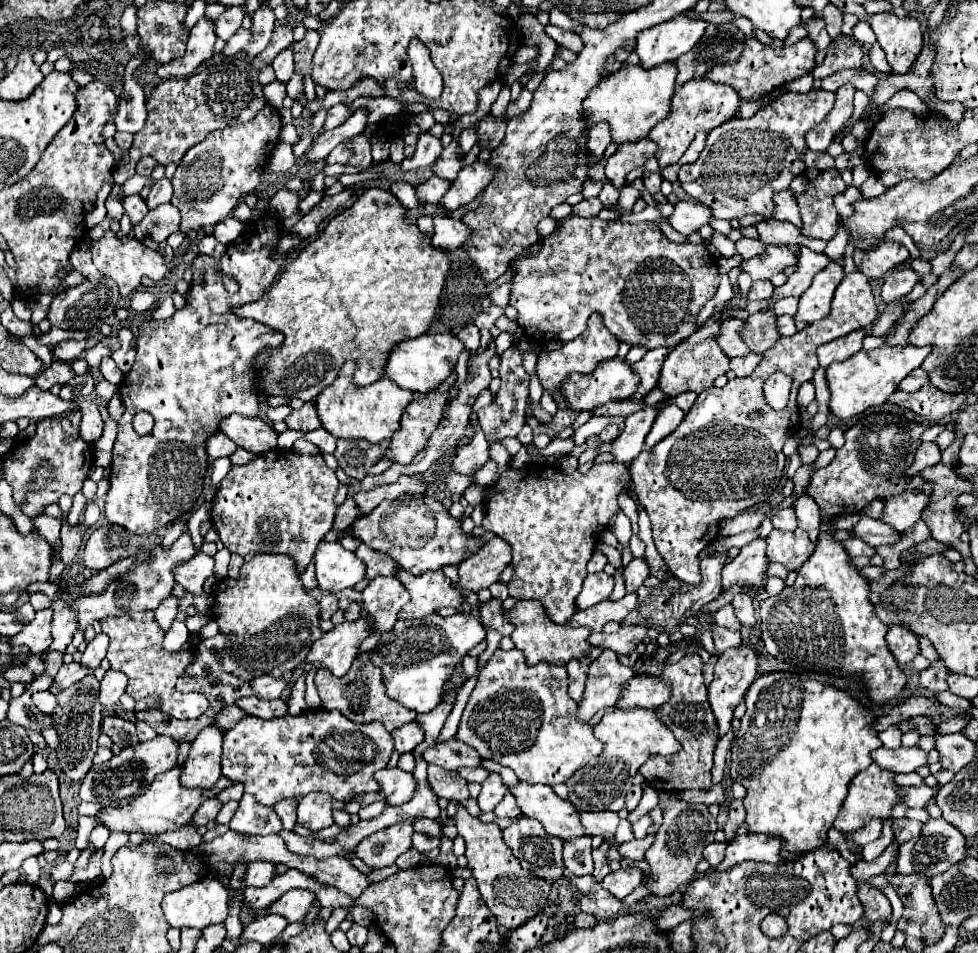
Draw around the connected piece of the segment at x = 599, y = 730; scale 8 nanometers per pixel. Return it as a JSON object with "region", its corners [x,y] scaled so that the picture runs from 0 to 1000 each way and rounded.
{"region":[[[626,744],[607,763],[607,771],[618,780],[618,788],[607,803],[599,803],[593,811],[579,820],[583,843],[599,851],[634,851],[640,847],[640,830],[654,803],[667,792],[689,792],[697,786],[689,769],[673,752],[671,744]]]}

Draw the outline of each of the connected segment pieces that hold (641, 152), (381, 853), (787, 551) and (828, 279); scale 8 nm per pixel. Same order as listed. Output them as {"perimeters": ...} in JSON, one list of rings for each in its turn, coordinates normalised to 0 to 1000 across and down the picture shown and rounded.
{"perimeters":[[[[658,144],[648,150],[636,150],[632,158],[626,165],[622,165],[620,186],[630,196],[638,196],[638,186],[650,175],[656,175],[663,169],[663,165],[669,165],[671,156],[673,152],[665,144]]],[[[407,864],[391,870],[366,885],[364,899],[380,912],[399,910],[413,893],[419,891],[421,874],[421,864]]],[[[791,555],[785,561],[783,582],[789,591],[800,591],[806,599],[814,599],[824,591],[832,580],[832,570],[826,566],[826,559],[820,555],[798,557]]],[[[851,274],[845,282],[840,282],[832,291],[830,299],[818,310],[818,320],[812,335],[822,339],[832,339],[847,333],[853,303],[859,299],[861,291],[863,291],[863,282],[855,274]]]]}

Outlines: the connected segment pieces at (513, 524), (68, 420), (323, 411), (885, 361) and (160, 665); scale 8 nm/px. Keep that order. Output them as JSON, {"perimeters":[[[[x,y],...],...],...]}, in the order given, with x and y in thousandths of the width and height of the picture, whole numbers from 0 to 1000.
{"perimeters":[[[[509,463],[501,467],[501,480],[509,486],[511,503],[495,515],[497,540],[493,551],[497,557],[503,557],[524,572],[526,605],[519,612],[521,624],[528,629],[550,629],[558,637],[562,650],[569,654],[581,654],[591,641],[589,626],[595,618],[595,610],[599,608],[599,591],[607,580],[605,574],[613,568],[613,561],[620,555],[622,547],[634,536],[632,519],[640,517],[644,492],[638,486],[611,486],[605,488],[599,498],[593,498],[591,494],[579,498],[569,490],[542,486],[534,494],[526,494],[519,492],[524,480]]],[[[72,431],[59,440],[43,440],[33,461],[20,463],[12,473],[4,477],[4,503],[12,509],[14,526],[20,530],[25,540],[41,540],[45,530],[59,528],[65,517],[78,519],[84,513],[84,507],[96,486],[96,477],[94,467],[82,459],[80,446],[80,431]]],[[[354,379],[344,400],[321,419],[321,423],[325,425],[329,448],[335,450],[342,459],[352,459],[352,461],[374,461],[378,465],[389,465],[393,461],[399,461],[407,450],[409,435],[415,429],[415,425],[421,421],[423,412],[419,412],[419,408],[407,406],[399,398],[389,398],[380,404],[366,406],[360,400],[362,387],[364,381]]],[[[900,362],[892,368],[879,366],[875,373],[867,375],[861,381],[853,381],[849,383],[849,387],[845,389],[845,398],[847,398],[847,406],[849,406],[849,431],[859,438],[859,440],[867,440],[873,438],[875,433],[881,433],[883,429],[892,427],[892,425],[900,425],[904,423],[916,408],[918,402],[933,391],[937,385],[943,383],[943,379],[953,370],[953,364],[935,364],[935,362]]],[[[157,641],[108,647],[108,650],[104,650],[104,662],[112,668],[112,679],[110,679],[108,692],[112,694],[115,702],[131,708],[129,727],[133,731],[137,731],[139,736],[147,733],[147,731],[164,731],[162,729],[164,721],[172,721],[172,719],[178,721],[184,706],[188,706],[188,702],[198,696],[200,685],[202,685],[202,675],[204,675],[204,666],[200,666],[200,675],[198,675],[198,671],[194,671],[192,681],[182,683],[182,685],[172,685],[166,677],[168,662],[164,660],[164,656],[157,647]]]]}

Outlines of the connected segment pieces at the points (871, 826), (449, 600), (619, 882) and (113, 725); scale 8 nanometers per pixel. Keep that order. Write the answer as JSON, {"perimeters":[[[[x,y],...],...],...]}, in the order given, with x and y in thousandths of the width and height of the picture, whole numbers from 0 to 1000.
{"perimeters":[[[[890,861],[888,866],[883,866],[881,870],[873,872],[873,874],[863,874],[863,880],[867,885],[873,885],[873,887],[885,887],[890,882],[894,882],[896,878],[900,878],[900,870],[902,870],[902,861]]],[[[407,599],[405,603],[419,622],[419,633],[407,643],[409,650],[434,650],[452,637],[464,637],[470,641],[474,629],[452,599],[431,601],[427,605],[415,599]]],[[[634,910],[632,914],[626,914],[616,922],[616,931],[624,935],[628,941],[638,943],[654,929],[656,922],[658,916],[652,910]]],[[[115,750],[106,752],[102,767],[108,769],[117,778],[117,782],[121,782],[123,786],[137,784],[137,782],[143,780],[141,769],[139,769],[139,761],[135,757],[123,754],[123,752],[115,752]]]]}

